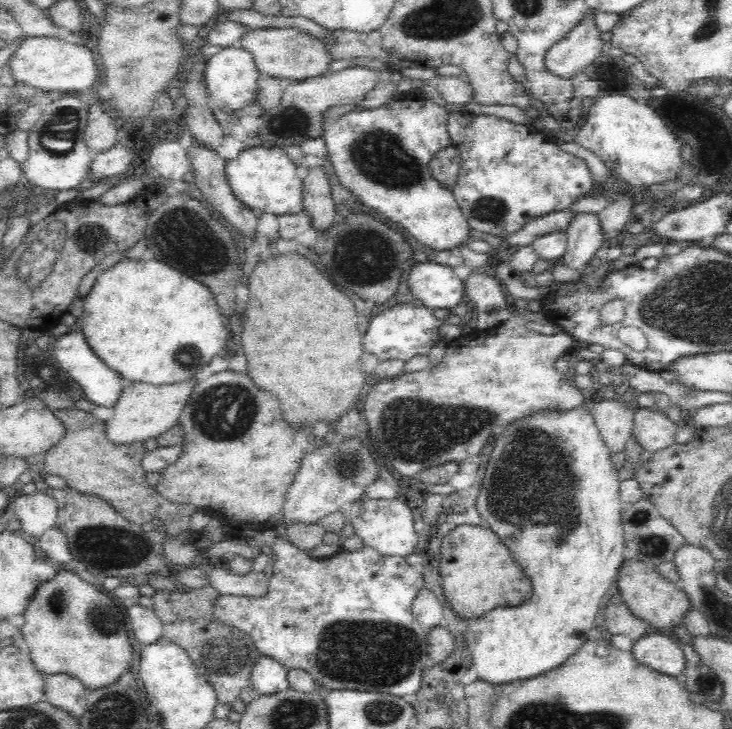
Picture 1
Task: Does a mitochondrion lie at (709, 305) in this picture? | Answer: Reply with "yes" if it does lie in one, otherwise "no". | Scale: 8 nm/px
yes

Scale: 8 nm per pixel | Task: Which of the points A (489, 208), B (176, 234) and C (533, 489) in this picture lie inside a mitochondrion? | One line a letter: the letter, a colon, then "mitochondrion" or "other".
A: mitochondrion
B: mitochondrion
C: mitochondrion

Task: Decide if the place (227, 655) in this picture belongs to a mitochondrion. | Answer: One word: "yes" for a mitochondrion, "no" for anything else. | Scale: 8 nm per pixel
yes

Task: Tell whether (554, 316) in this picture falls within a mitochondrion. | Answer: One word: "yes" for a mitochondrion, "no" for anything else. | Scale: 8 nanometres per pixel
no

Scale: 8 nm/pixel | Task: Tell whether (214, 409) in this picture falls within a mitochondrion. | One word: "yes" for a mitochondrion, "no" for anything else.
yes

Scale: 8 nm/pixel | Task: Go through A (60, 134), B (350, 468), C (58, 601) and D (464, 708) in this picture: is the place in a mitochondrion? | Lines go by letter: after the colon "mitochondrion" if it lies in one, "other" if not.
A: mitochondrion
B: mitochondrion
C: mitochondrion
D: other

